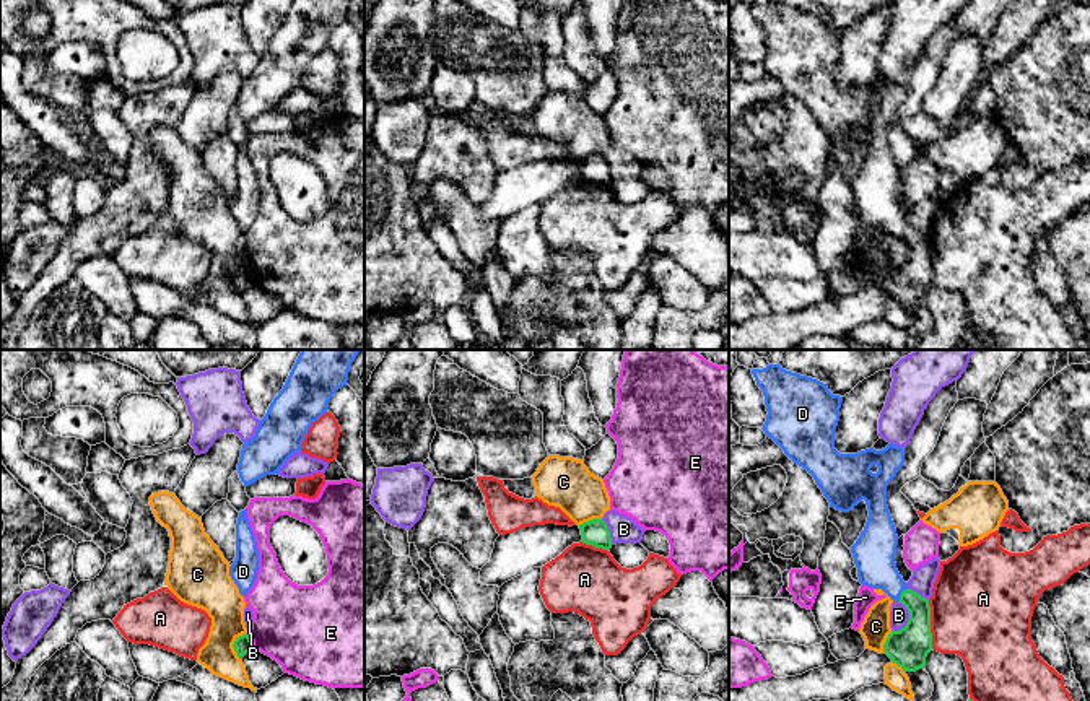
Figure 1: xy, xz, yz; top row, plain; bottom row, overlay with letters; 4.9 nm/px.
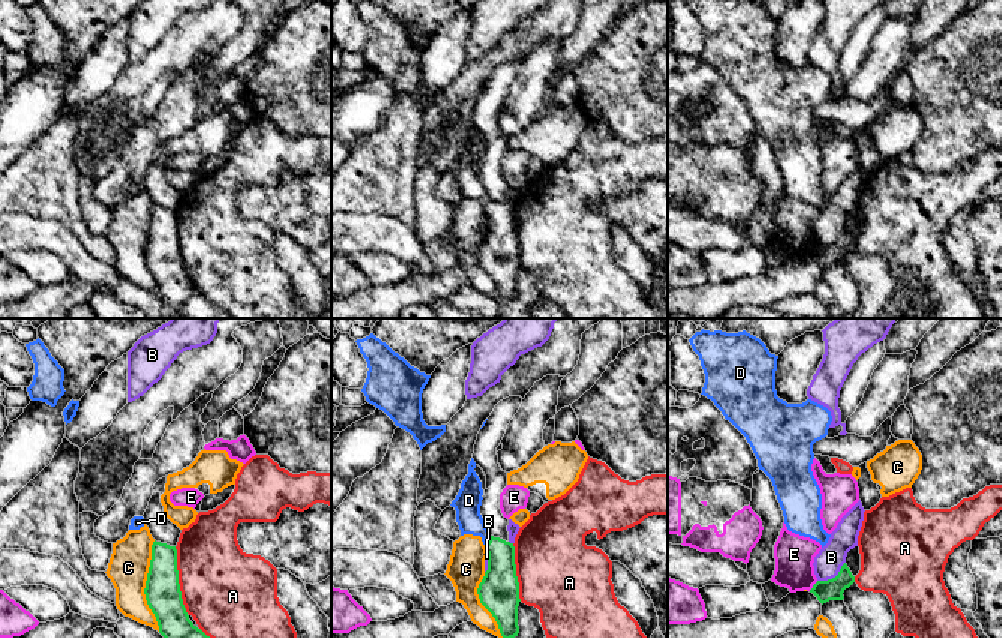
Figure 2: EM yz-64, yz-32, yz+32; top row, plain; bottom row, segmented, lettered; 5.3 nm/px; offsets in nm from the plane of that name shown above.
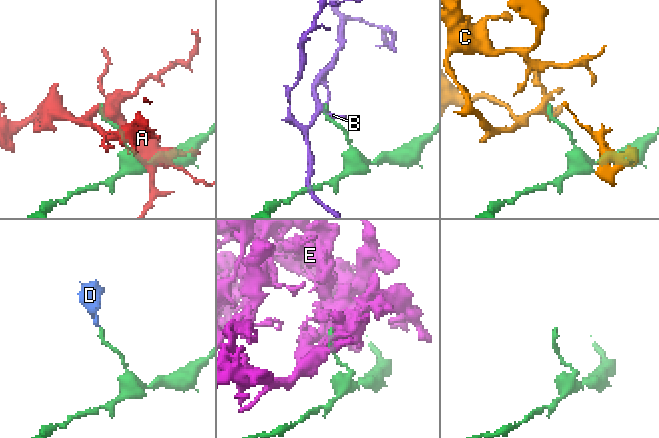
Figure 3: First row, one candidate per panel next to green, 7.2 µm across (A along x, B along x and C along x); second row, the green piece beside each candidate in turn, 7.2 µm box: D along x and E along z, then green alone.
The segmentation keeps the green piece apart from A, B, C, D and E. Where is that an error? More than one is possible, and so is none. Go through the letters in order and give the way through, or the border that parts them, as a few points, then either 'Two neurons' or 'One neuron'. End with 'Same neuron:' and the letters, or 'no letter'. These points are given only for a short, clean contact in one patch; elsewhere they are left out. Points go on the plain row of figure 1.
A: Two neurons
B: Boundary: yz (898, 236), (908, 248), (908, 257), (892, 267). Two neurons
C: Two neurons
D: Path across: yz (913, 278), (916, 244), (902, 230), (876, 202), (874, 187). One neuron
E: Two neurons
Same neuron: D

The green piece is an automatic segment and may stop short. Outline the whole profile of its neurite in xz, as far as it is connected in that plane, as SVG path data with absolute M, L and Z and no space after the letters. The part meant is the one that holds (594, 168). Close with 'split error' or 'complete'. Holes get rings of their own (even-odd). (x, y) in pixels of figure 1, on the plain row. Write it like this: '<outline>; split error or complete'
M592 155L579 161L582 179L592 181L595 184L610 185L612 174L607 159L602 155Z; complete

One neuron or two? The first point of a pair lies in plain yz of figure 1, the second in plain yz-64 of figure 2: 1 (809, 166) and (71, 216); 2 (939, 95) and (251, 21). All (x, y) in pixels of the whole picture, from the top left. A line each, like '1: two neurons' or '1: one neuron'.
1: one neuron
2: two neurons

